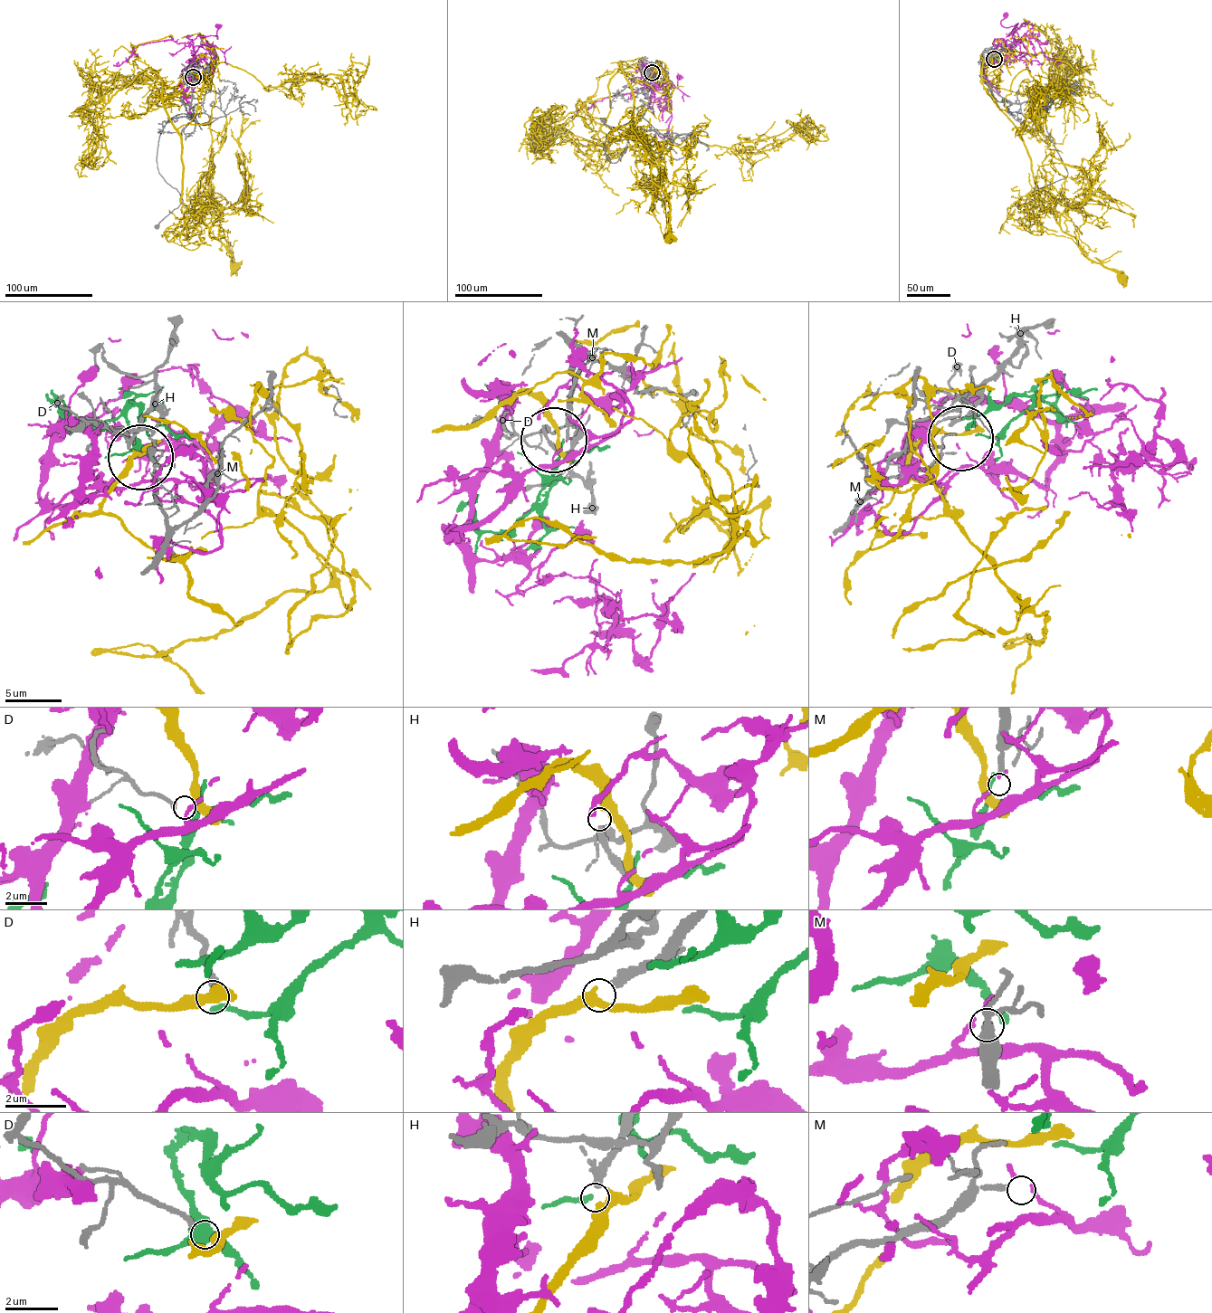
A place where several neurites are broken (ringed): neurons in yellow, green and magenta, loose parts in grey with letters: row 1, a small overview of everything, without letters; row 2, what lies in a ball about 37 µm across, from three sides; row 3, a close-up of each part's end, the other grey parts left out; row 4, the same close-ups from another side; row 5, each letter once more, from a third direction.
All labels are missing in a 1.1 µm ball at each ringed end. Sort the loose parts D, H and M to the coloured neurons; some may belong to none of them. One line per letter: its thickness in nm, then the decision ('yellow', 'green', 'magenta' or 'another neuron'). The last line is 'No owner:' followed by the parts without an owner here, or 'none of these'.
D: calibre 190 nm; another neuron
H: calibre 240 nm; yellow
M: calibre 240 nm; another neuron
No owner: D, M

